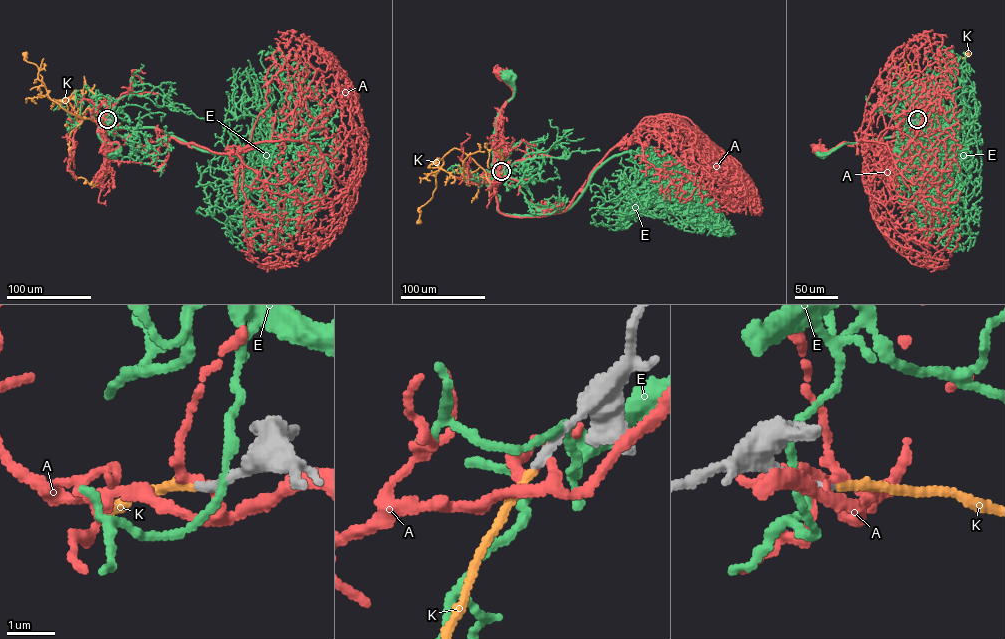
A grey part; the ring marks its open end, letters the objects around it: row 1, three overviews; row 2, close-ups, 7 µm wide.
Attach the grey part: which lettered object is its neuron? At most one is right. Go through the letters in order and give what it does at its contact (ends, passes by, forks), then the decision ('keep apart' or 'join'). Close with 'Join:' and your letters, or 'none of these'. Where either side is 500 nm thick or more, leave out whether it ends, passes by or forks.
A: it forks | keep apart
E: it passes by | keep apart
K: it ends | join
Join: K

